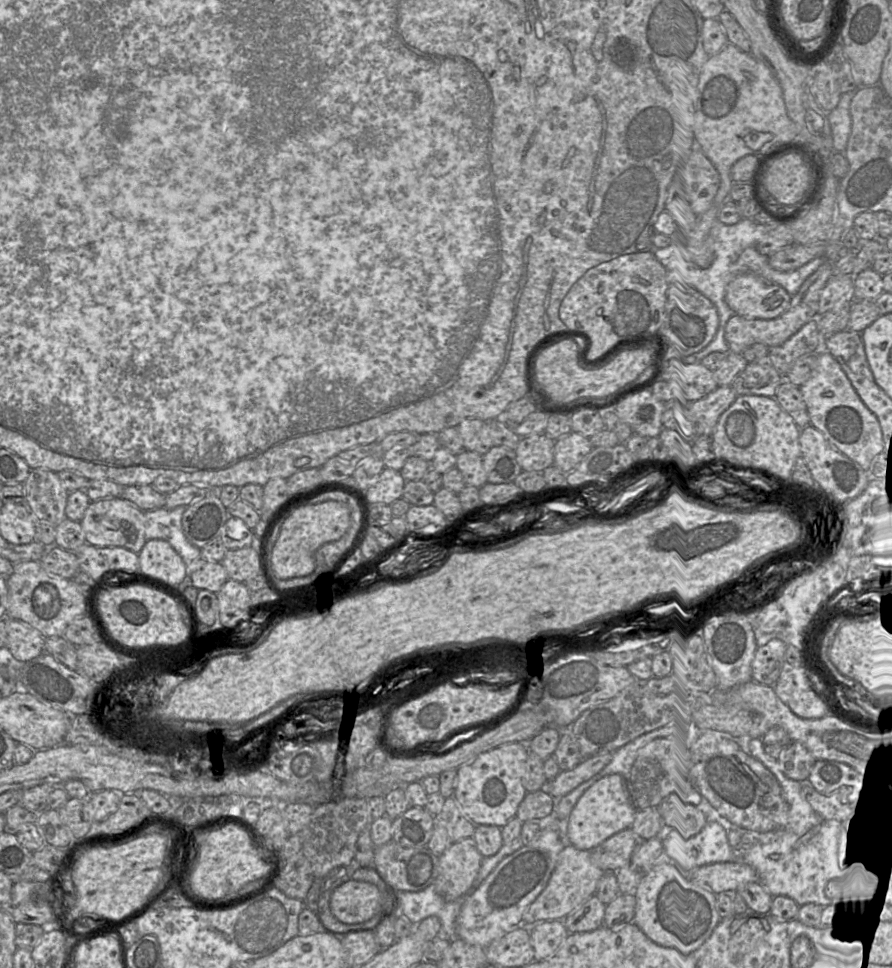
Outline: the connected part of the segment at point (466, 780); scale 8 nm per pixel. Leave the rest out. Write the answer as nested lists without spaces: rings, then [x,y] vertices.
[[[507,743],[478,755],[457,769],[458,784],[454,797],[475,825],[502,828],[516,816],[520,803],[528,793],[523,786],[528,755],[526,743]]]

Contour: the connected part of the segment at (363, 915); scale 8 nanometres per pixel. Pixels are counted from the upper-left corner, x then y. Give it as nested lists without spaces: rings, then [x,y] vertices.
[[[348,880],[333,891],[330,909],[333,915],[345,924],[367,922],[378,915],[379,890],[368,882]]]

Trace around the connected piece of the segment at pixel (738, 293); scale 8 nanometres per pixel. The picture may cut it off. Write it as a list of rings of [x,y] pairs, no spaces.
[[[752,273],[737,276],[726,290],[726,303],[746,319],[778,318],[790,308],[791,300],[783,287]]]

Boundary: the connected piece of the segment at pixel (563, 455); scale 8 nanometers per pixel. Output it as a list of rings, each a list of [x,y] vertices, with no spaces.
[[[571,432],[554,442],[554,465],[564,473],[571,472],[592,450],[589,438]]]

